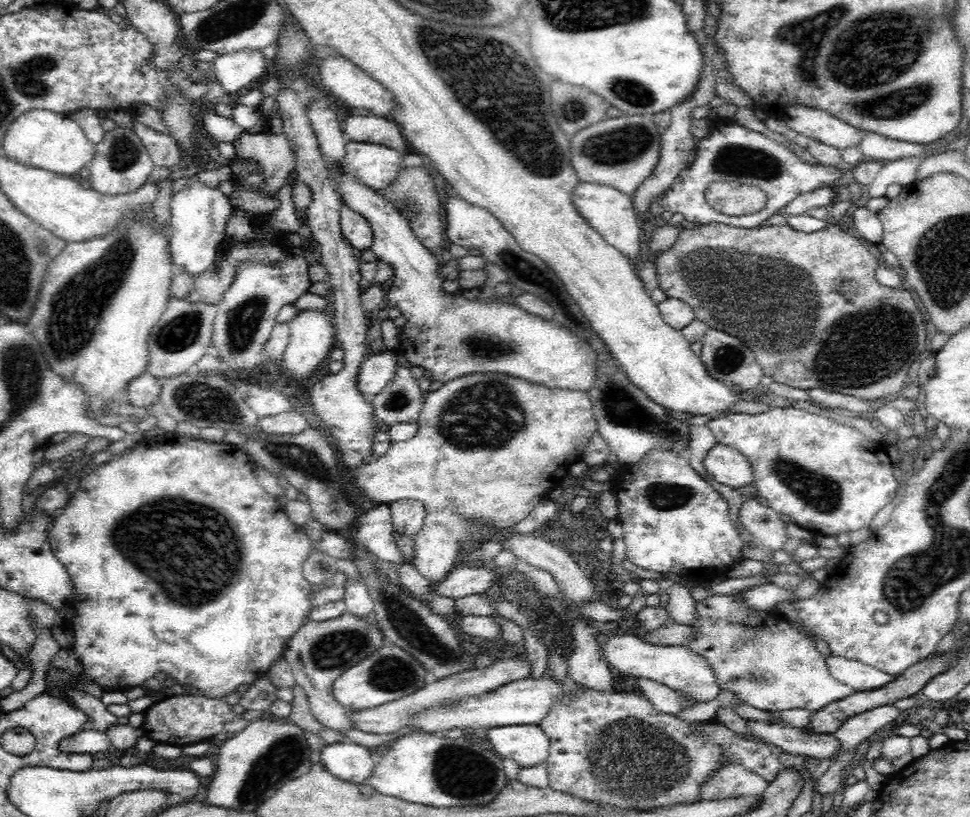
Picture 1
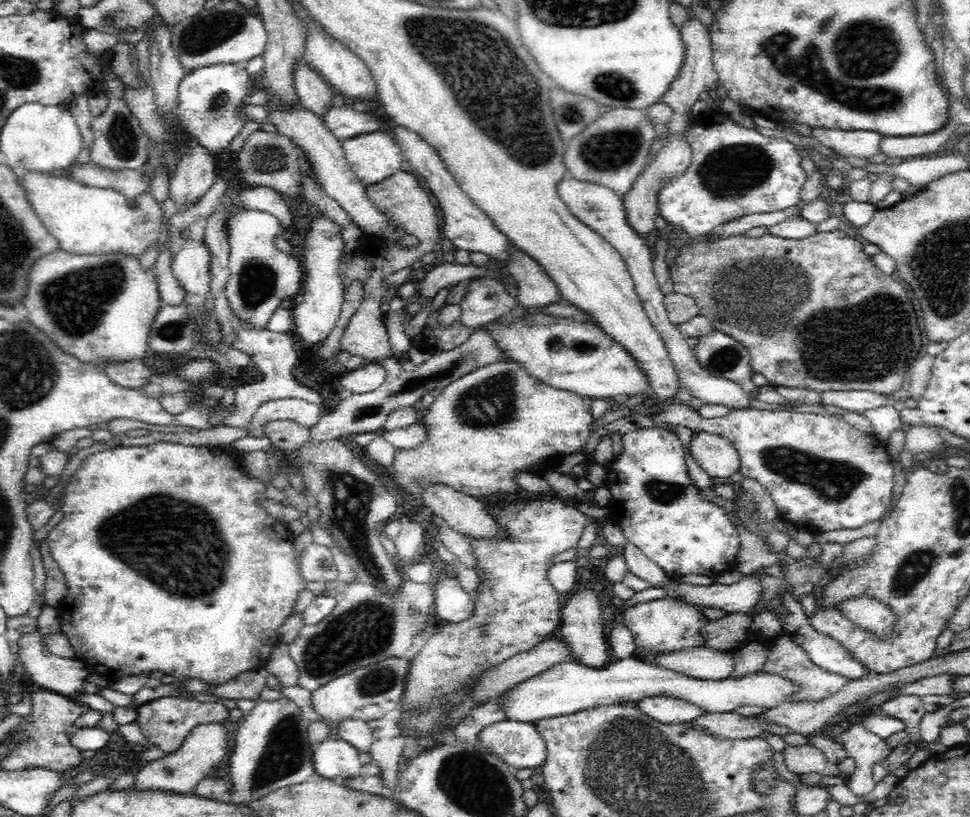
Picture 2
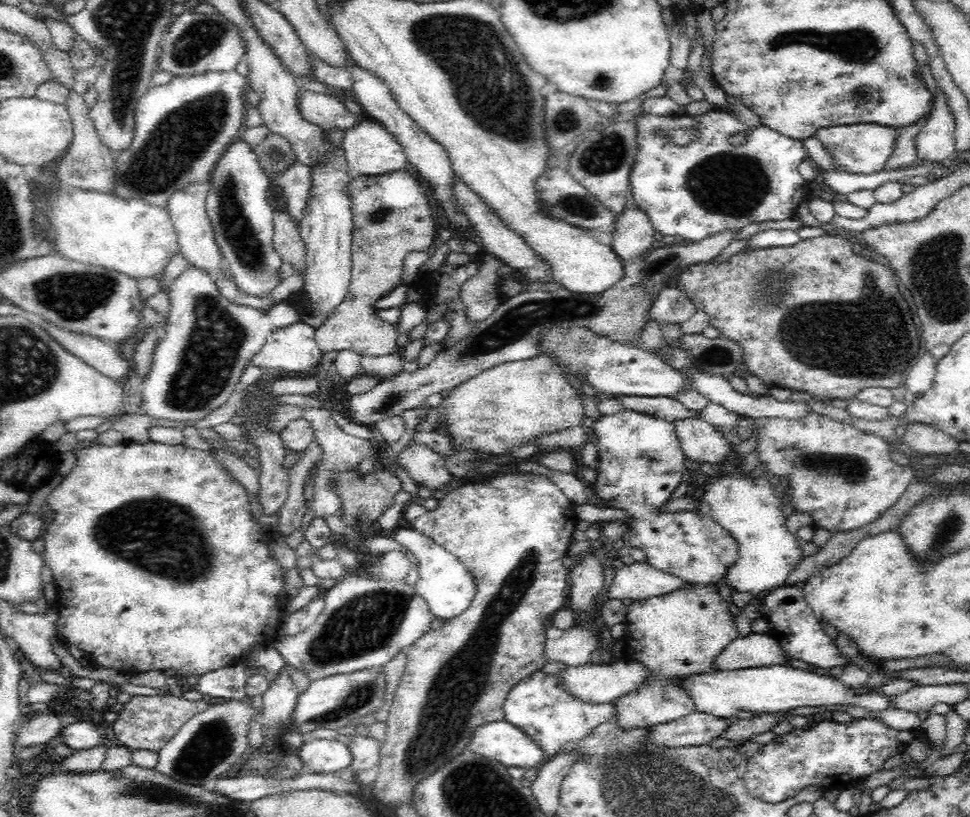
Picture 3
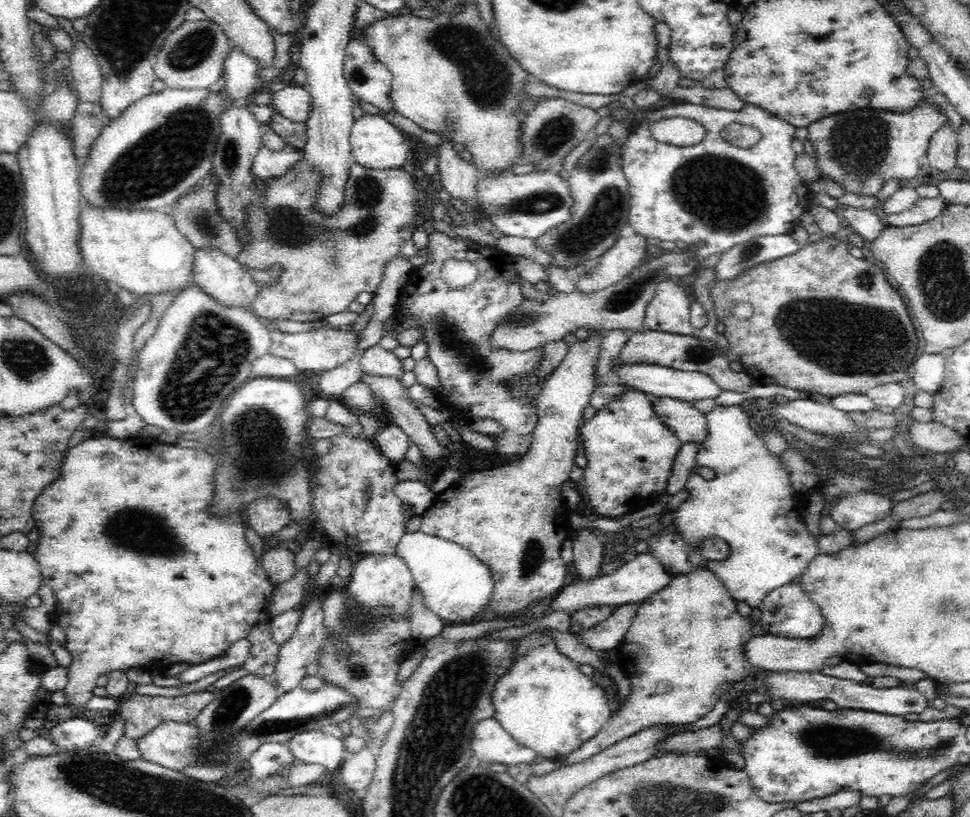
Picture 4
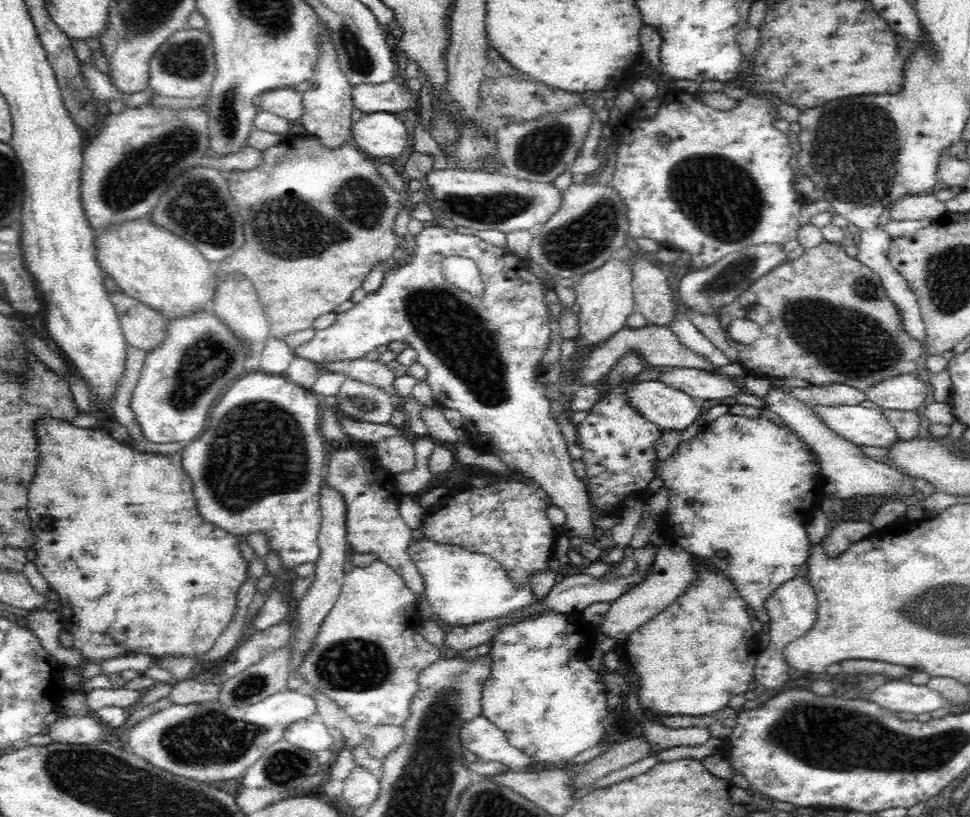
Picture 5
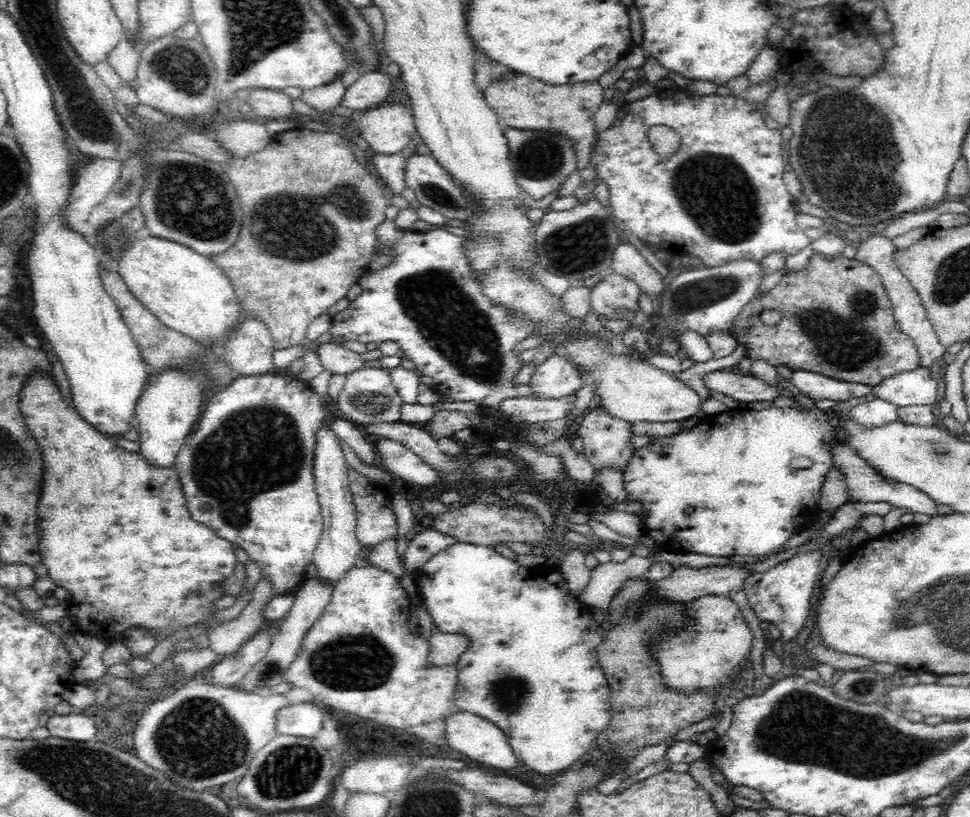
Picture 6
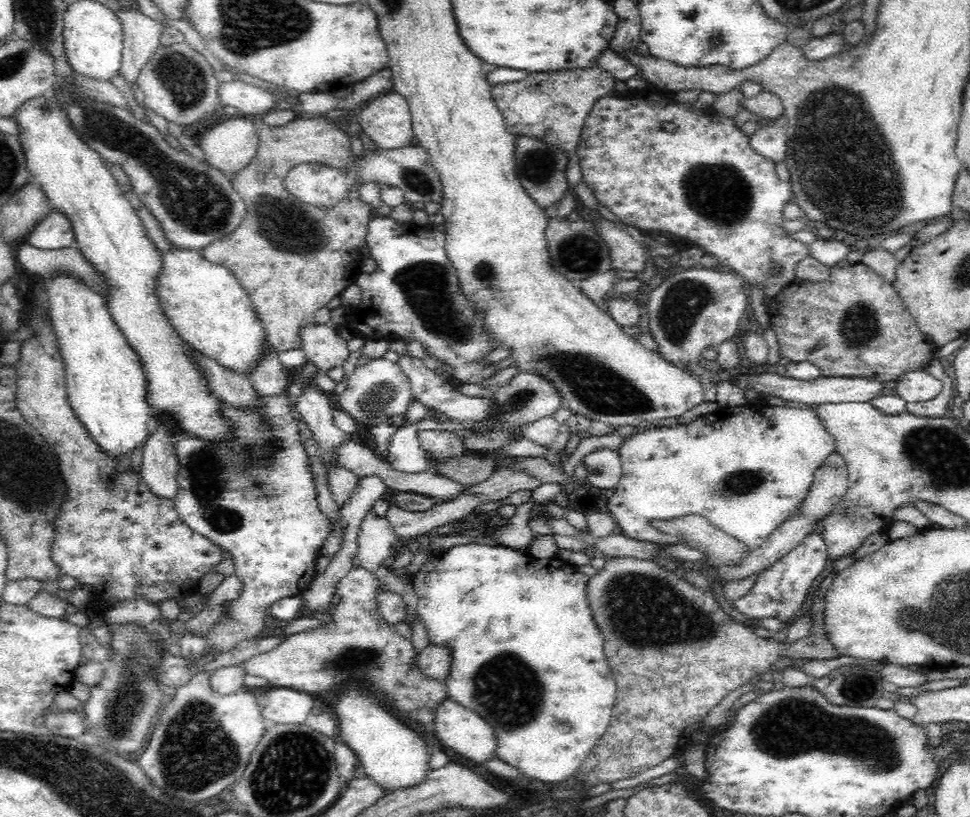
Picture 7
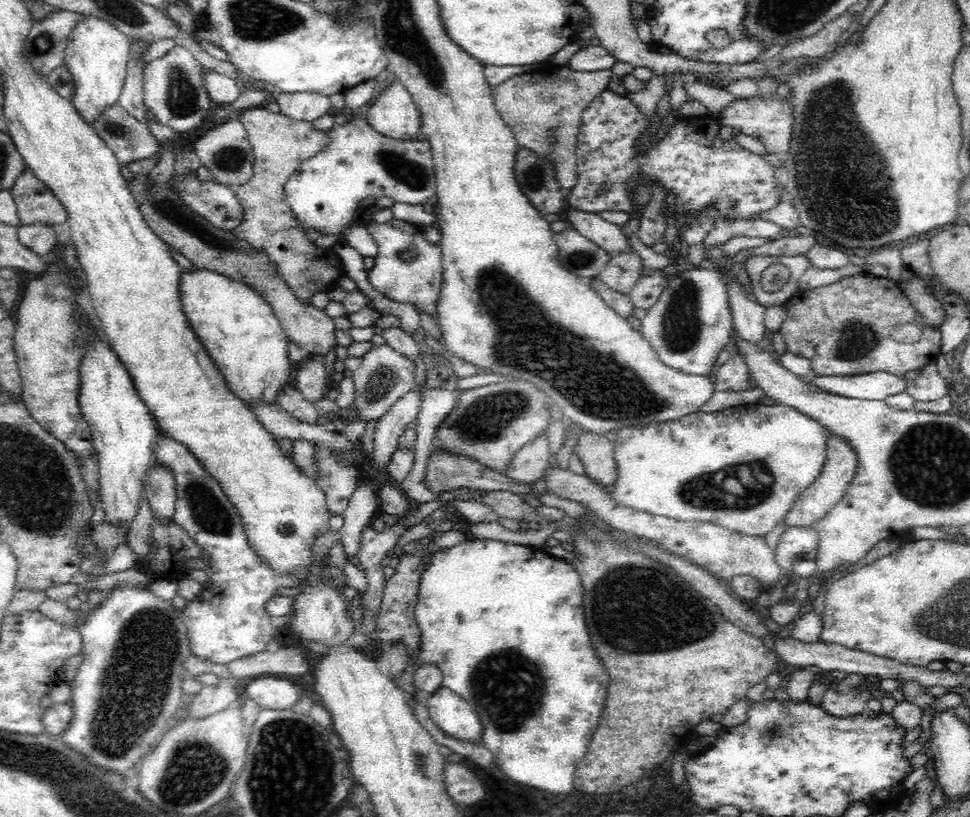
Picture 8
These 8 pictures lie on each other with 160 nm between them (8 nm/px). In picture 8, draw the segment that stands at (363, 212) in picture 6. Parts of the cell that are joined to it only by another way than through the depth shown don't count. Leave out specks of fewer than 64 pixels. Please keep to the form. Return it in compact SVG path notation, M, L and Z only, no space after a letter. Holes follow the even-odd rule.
M265 105L244 109L239 113L238 121L246 129L255 161L252 178L246 184L233 188L243 208L243 223L231 232L267 254L282 275L282 281L294 291L298 300L310 305L314 293L330 292L337 287L343 268L332 248L308 241L302 225L286 203L285 184L301 163L326 146L326 134L312 129L310 123L294 121L280 112L272 112Z

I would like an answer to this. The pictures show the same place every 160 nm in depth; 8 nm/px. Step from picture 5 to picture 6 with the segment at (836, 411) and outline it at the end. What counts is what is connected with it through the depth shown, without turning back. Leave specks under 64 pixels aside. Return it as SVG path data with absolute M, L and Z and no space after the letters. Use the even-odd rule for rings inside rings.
M876 397L872 401L848 409L848 413L862 427L882 427L899 420L898 409L897 404Z

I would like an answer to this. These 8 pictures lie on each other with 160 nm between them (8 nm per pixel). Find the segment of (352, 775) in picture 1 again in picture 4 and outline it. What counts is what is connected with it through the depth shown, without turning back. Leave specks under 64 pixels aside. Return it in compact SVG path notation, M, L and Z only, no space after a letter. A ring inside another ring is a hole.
M321 729L300 732L292 736L286 745L299 762L318 763L334 773L340 769L347 755L344 742Z

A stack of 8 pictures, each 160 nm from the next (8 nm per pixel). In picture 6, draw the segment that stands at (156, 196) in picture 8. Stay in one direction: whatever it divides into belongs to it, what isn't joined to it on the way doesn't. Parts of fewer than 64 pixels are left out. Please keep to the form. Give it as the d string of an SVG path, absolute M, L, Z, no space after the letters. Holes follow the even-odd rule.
M333 341L317 345L315 354L318 356L324 370L328 370L332 374L348 375L352 371L362 368L365 363L362 354L347 350L342 344Z

